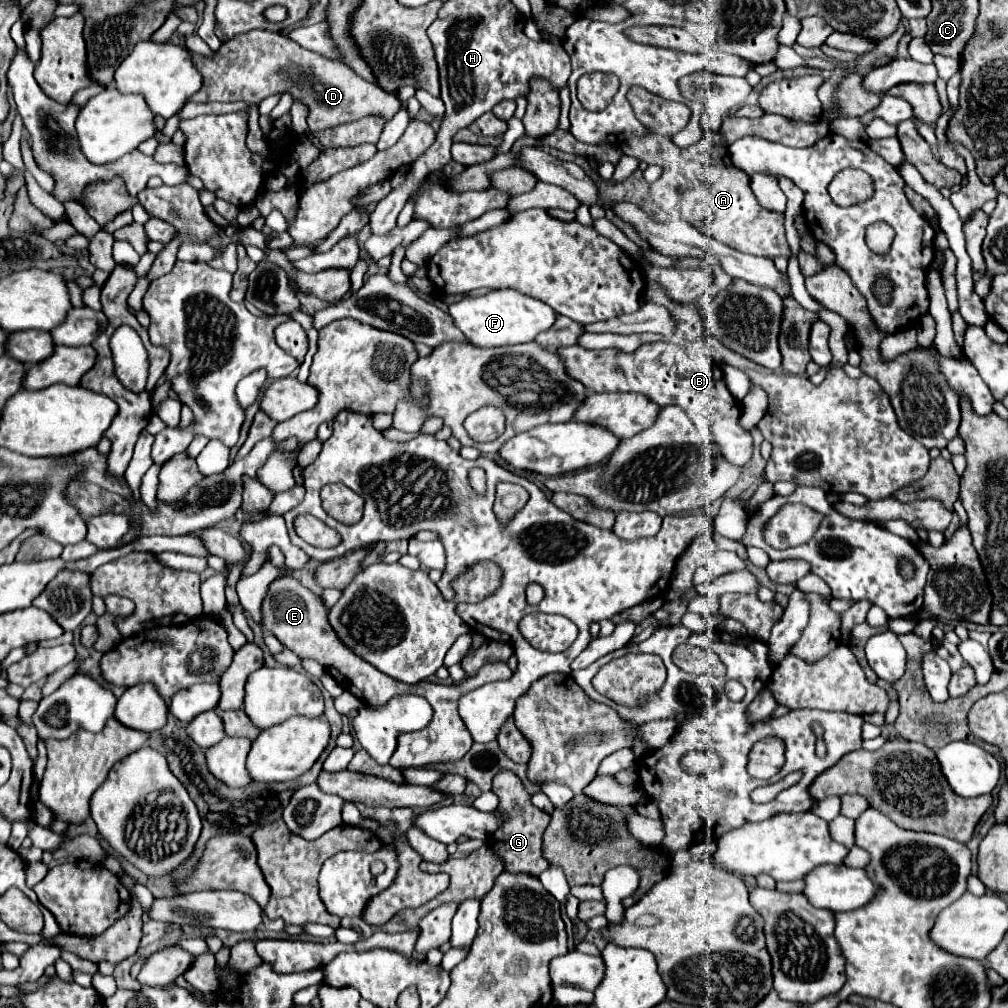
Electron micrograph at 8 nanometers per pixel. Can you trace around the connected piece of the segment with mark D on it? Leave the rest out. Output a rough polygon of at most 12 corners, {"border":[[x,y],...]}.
{"border":[[251,31],[211,59],[193,53],[191,101],[259,105],[289,91],[311,133],[367,115],[395,95],[281,33]]}

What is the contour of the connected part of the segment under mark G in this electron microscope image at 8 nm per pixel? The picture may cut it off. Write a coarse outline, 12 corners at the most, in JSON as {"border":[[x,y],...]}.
{"border":[[511,769],[493,777],[509,815],[487,845],[511,873],[547,869],[541,837],[551,817],[531,805]]}

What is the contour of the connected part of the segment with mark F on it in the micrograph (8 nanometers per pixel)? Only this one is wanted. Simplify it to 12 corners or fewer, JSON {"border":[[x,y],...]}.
{"border":[[513,289],[449,305],[477,347],[529,343],[557,319]]}

